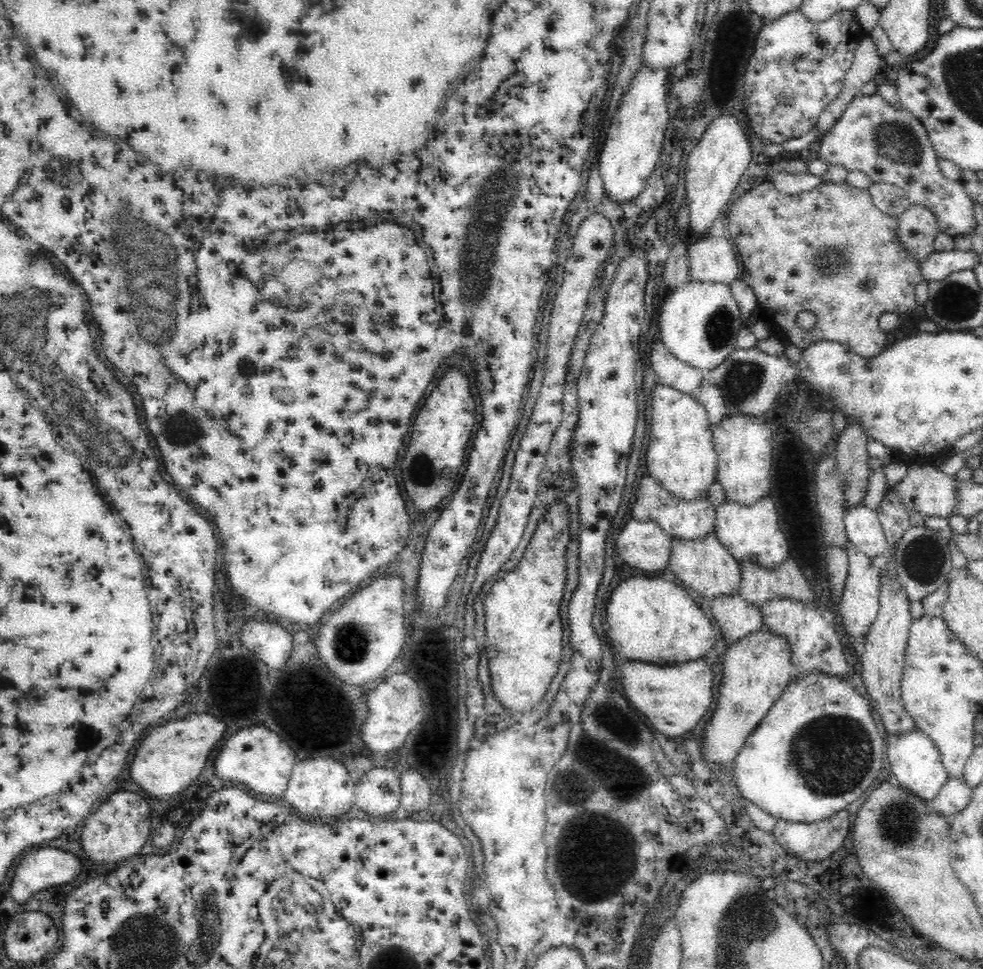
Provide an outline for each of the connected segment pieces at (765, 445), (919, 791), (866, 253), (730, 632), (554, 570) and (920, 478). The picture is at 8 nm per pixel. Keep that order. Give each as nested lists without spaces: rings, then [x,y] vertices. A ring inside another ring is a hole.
[[[743,412],[718,420],[713,427],[713,443],[717,452],[717,479],[724,487],[725,498],[736,500],[739,504],[754,504],[758,498],[766,496],[770,492],[770,462],[772,462],[772,430],[764,424],[762,418],[750,416]]]
[[[912,728],[904,734],[891,734],[886,742],[886,754],[892,772],[901,784],[926,802],[933,801],[938,790],[945,784],[947,774],[937,744],[925,732]]]
[[[764,181],[760,184],[755,184],[746,194],[740,196],[734,206],[728,212],[728,232],[733,245],[736,248],[737,254],[740,254],[743,262],[743,271],[740,274],[740,279],[744,281],[750,288],[752,288],[757,298],[758,307],[760,307],[762,316],[761,319],[767,322],[771,329],[780,331],[788,343],[796,345],[796,347],[804,350],[810,344],[818,343],[819,341],[830,340],[844,344],[848,349],[856,352],[859,356],[864,358],[877,356],[880,352],[885,350],[886,335],[881,331],[878,323],[878,316],[884,312],[896,312],[902,314],[903,312],[910,312],[917,307],[916,293],[914,293],[916,285],[923,279],[920,265],[916,261],[910,259],[904,251],[904,247],[898,243],[896,230],[898,228],[898,221],[896,217],[888,216],[876,208],[876,205],[870,198],[868,190],[862,191],[854,187],[850,187],[848,183],[832,184],[820,183],[820,186],[809,190],[808,192],[799,192],[798,194],[784,194],[778,191],[772,181]],[[808,310],[814,312],[818,321],[810,330],[802,330],[796,326],[796,314]]]
[[[740,594],[720,595],[713,603],[712,618],[716,618],[728,645],[764,627],[761,608],[752,605]]]
[[[558,501],[553,504],[553,507],[549,508],[549,511],[542,517],[541,522],[538,523],[533,539],[525,550],[522,560],[520,560],[520,562],[512,569],[512,572],[504,573],[504,576],[492,585],[492,588],[490,588],[486,595],[486,600],[484,601],[485,628],[486,636],[488,636],[488,640],[486,640],[486,648],[488,648],[490,684],[492,686],[492,692],[495,700],[502,708],[511,712],[511,714],[508,714],[507,716],[512,716],[512,714],[519,714],[519,716],[523,716],[534,712],[536,706],[538,706],[544,698],[544,694],[546,694],[546,691],[550,686],[550,682],[552,682],[552,678],[556,676],[556,673],[558,672],[558,665],[560,664],[560,660],[562,660],[562,624],[560,624],[561,618],[559,607],[561,606],[562,596],[566,591],[564,590],[564,584],[566,582],[564,550],[566,550],[566,544],[568,544],[568,540],[570,540],[570,532],[568,531],[568,512],[566,512],[566,510],[568,510],[568,508],[566,508],[564,501]]]
[[[927,463],[908,467],[907,475],[891,490],[903,500],[907,510],[947,518],[953,514],[958,495],[955,477],[940,472]]]

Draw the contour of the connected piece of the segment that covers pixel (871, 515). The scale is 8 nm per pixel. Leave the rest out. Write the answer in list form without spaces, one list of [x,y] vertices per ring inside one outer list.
[[[858,504],[845,513],[843,521],[847,540],[871,559],[880,555],[887,547],[883,526],[872,508]]]

